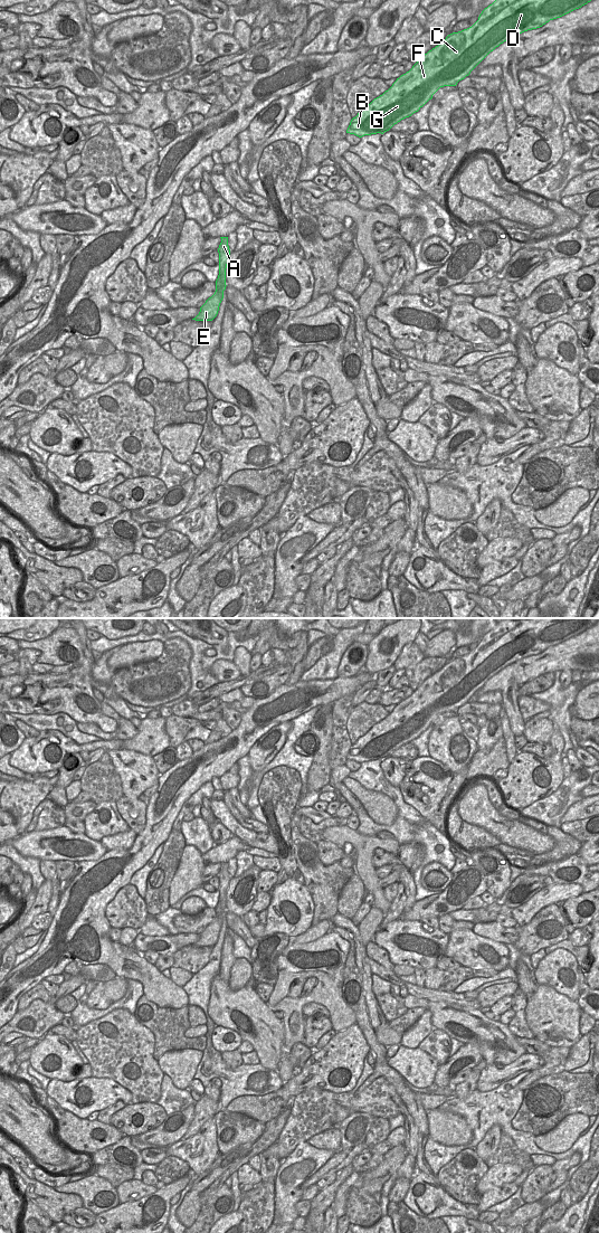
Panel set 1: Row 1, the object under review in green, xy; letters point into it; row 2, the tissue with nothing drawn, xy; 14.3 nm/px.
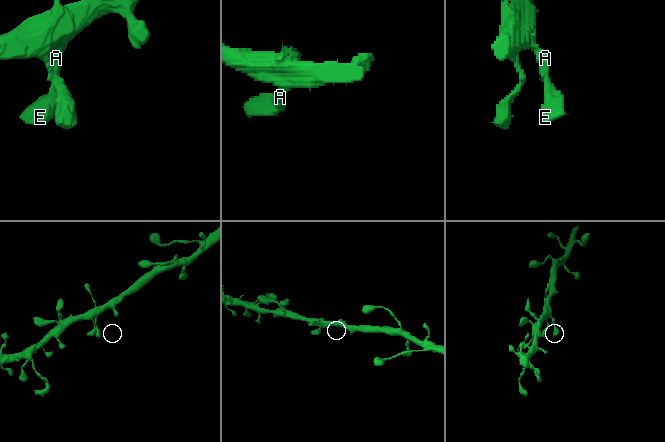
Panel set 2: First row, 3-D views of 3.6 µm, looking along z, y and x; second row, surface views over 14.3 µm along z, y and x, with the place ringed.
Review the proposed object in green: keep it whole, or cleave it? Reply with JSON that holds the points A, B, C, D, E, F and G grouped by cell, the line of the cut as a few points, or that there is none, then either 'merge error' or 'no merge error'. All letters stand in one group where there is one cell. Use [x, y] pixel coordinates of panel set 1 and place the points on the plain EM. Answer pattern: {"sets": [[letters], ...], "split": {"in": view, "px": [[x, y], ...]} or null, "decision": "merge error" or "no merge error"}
{"sets": [["A", "B", "C", "D", "E", "F", "G"]], "split": null, "decision": "no merge error"}

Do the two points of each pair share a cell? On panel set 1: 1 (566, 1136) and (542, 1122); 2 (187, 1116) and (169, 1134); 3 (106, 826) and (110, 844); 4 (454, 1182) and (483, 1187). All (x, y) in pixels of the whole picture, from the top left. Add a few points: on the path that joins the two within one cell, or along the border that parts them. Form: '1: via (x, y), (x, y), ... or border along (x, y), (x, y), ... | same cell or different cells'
1: border along (574, 1113), (567, 1115), (554, 1127), (535, 1136) | different cells
2: via (186, 1121), (174, 1131) | same cell
3: border along (129, 828), (105, 835), (100, 841) | different cells
4: border along (490, 1167), (476, 1186), (479, 1195) | different cells

